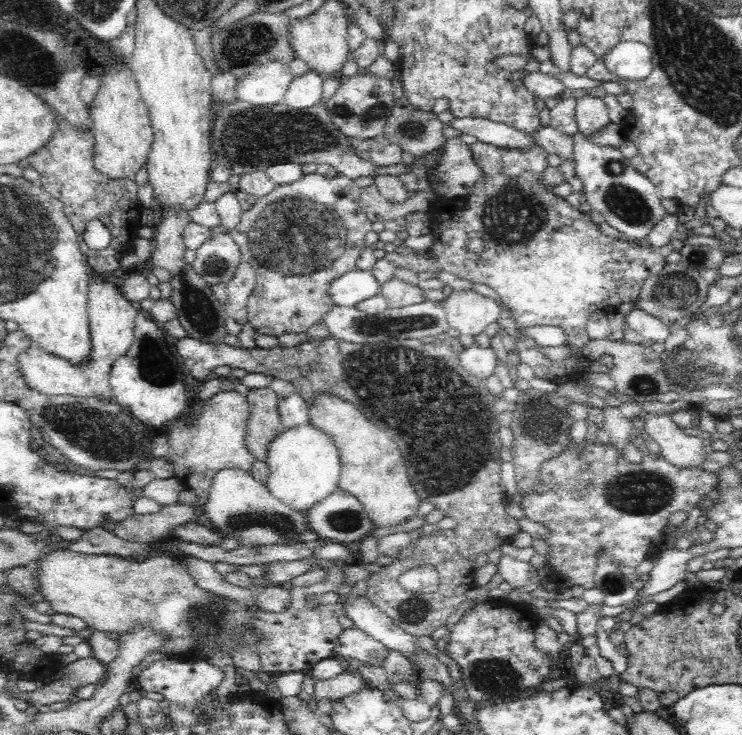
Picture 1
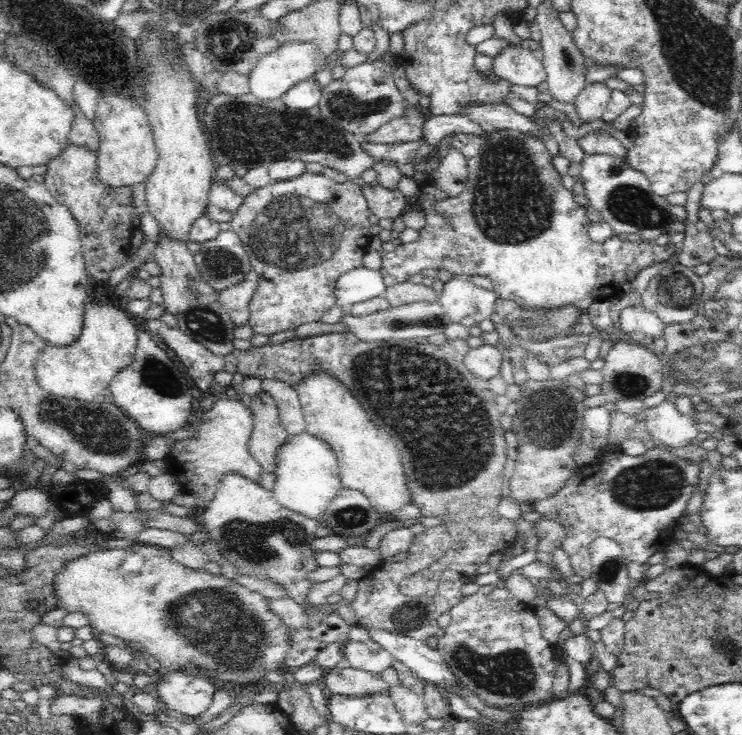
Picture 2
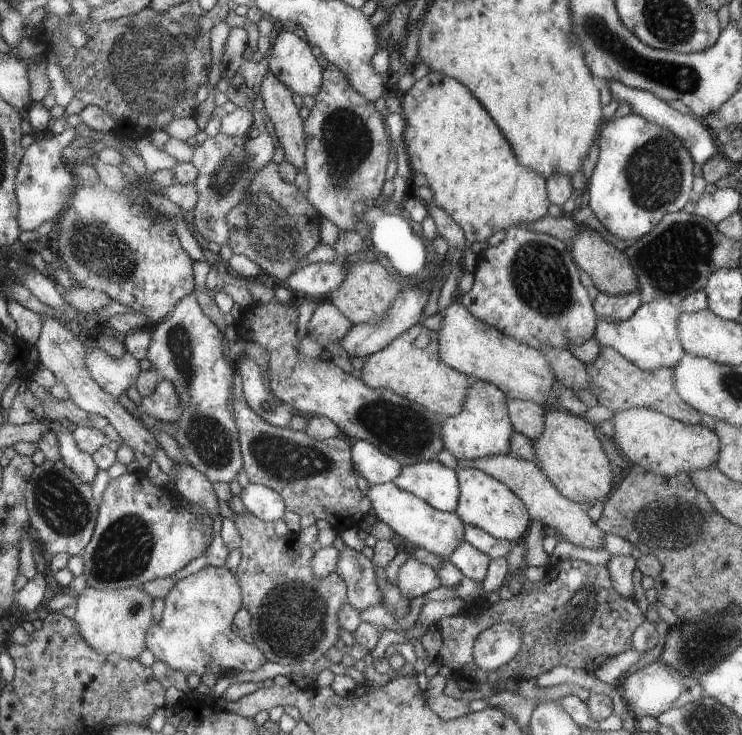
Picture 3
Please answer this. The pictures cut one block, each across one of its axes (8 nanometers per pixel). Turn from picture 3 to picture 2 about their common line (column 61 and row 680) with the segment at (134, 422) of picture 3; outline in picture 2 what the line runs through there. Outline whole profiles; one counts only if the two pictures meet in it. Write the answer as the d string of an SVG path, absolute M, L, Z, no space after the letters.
M354 668L330 669L322 678L322 686L328 696L372 695L388 693L389 685L380 674L368 673Z

